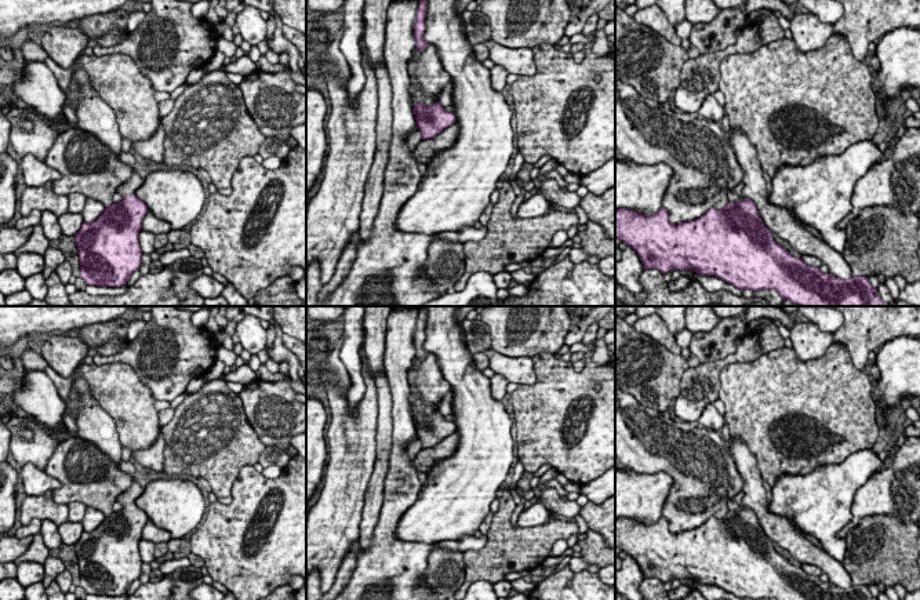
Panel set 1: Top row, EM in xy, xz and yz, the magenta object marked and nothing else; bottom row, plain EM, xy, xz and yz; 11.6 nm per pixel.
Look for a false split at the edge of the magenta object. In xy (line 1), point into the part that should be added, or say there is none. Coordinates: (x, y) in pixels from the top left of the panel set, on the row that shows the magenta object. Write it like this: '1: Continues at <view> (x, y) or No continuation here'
1: Continues at xy (130, 186)

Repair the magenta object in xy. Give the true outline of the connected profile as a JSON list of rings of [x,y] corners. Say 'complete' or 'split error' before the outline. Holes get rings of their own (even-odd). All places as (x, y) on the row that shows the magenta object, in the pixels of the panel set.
split error; [[[135,170],[116,190],[123,197],[121,201],[106,207],[94,222],[83,222],[74,234],[80,277],[87,286],[126,286],[139,269],[139,232],[148,207],[135,192],[142,183],[143,178]]]

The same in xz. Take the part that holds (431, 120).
complete; [[[439,101],[430,106],[418,103],[412,108],[415,114],[417,128],[422,132],[422,139],[433,138],[444,128],[457,123],[457,117],[452,112],[447,112]]]

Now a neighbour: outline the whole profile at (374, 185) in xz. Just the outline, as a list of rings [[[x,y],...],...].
[[[379,65],[375,70],[378,81],[378,117],[377,117],[377,149],[374,161],[368,172],[364,197],[360,212],[360,237],[368,241],[371,237],[372,223],[379,210],[379,203],[383,193],[385,170],[389,161],[389,150],[392,141],[392,84],[388,68]]]

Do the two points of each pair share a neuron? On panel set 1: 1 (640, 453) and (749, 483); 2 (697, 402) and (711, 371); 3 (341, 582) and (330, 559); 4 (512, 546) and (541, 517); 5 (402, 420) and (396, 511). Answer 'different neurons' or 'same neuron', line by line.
1: different neurons
2: same neuron
3: different neurons
4: different neurons
5: same neuron

